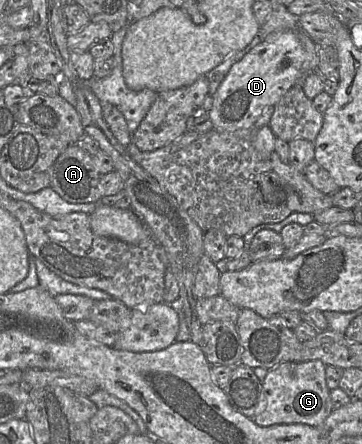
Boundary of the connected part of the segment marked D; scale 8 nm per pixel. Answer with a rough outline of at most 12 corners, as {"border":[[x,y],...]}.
{"border":[[293,31],[269,35],[213,95],[214,129],[253,127],[302,75]]}

